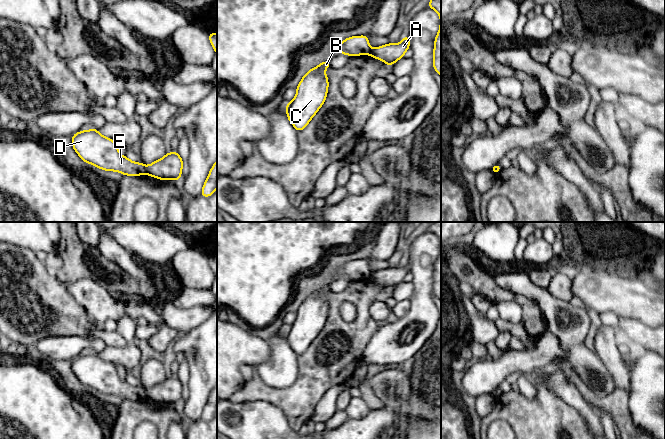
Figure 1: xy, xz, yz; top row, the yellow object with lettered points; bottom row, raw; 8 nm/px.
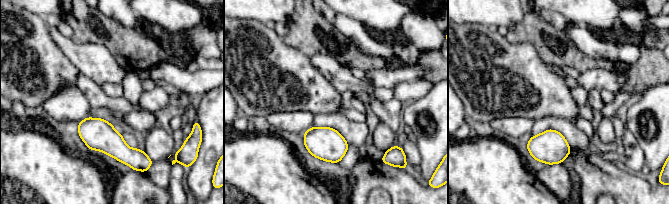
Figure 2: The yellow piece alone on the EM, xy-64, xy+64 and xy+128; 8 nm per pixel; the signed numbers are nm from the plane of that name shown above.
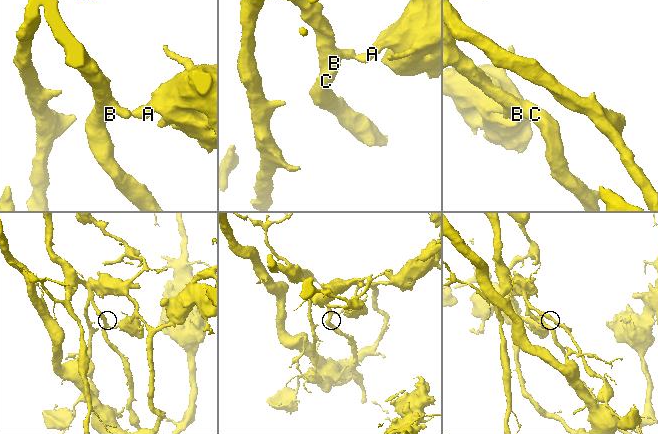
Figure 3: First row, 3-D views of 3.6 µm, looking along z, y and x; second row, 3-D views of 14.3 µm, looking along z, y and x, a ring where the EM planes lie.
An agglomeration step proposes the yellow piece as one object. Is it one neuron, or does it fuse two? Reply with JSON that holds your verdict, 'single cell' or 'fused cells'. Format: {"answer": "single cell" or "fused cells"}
{"answer": "fused cells"}

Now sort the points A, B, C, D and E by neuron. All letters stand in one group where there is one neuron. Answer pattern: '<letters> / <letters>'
A / B C D E

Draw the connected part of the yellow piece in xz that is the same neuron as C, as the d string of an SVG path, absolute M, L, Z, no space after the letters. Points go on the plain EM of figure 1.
M324 285L310 293L297 310L296 320L286 329L290 347L299 356L303 354L324 328L328 316L328 302L325 293L330 285Z

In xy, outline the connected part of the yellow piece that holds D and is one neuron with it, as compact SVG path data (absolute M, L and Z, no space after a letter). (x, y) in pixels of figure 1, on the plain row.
M96 352L81 354L74 358L72 371L83 385L99 393L116 395L129 400L147 398L143 387L133 386L126 380L122 380L115 365L101 359Z

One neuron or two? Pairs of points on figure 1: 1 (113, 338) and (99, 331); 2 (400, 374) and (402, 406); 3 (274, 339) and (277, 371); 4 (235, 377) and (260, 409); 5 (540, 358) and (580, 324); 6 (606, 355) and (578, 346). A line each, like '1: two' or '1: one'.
1: one
2: one
3: one
4: two
5: two
6: two

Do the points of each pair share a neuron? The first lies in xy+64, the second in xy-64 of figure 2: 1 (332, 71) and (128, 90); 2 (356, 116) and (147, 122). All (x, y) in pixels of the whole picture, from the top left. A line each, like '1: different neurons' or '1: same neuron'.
1: different neurons
2: different neurons

